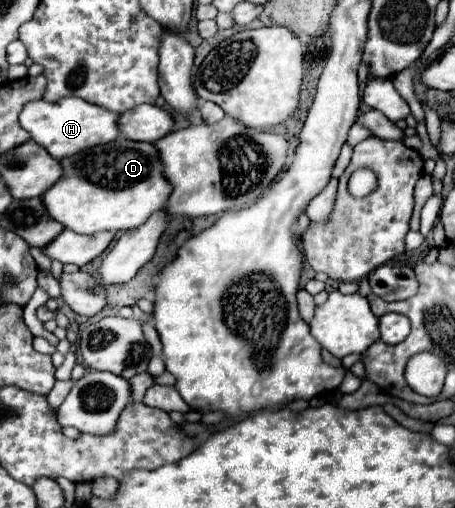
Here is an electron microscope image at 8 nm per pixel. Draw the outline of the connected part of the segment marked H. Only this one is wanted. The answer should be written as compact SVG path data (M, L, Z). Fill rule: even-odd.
M67 96L67 98L61 98L53 104L45 102L45 100L27 102L19 114L19 124L21 124L21 128L25 128L29 132L31 140L35 140L53 158L59 160L63 156L77 154L85 148L113 142L119 134L117 132L117 118L119 118L119 114L115 114L115 112L109 112L109 110L95 106L95 104L89 104L83 98Z

